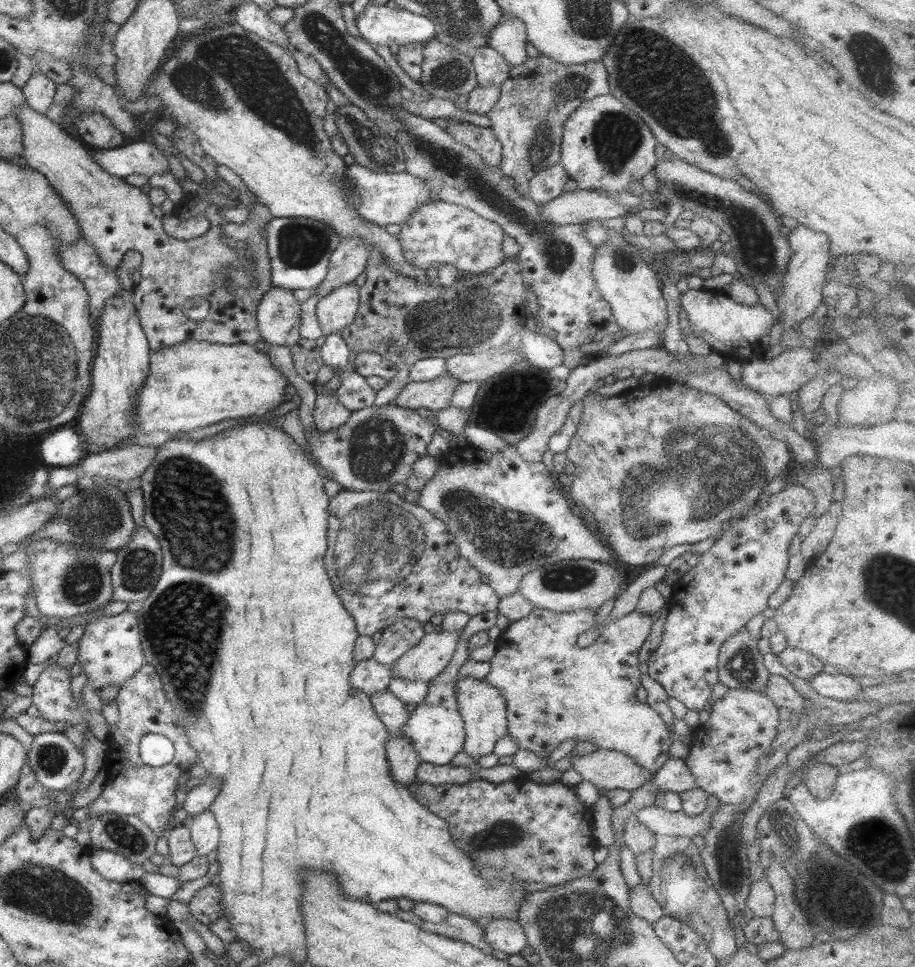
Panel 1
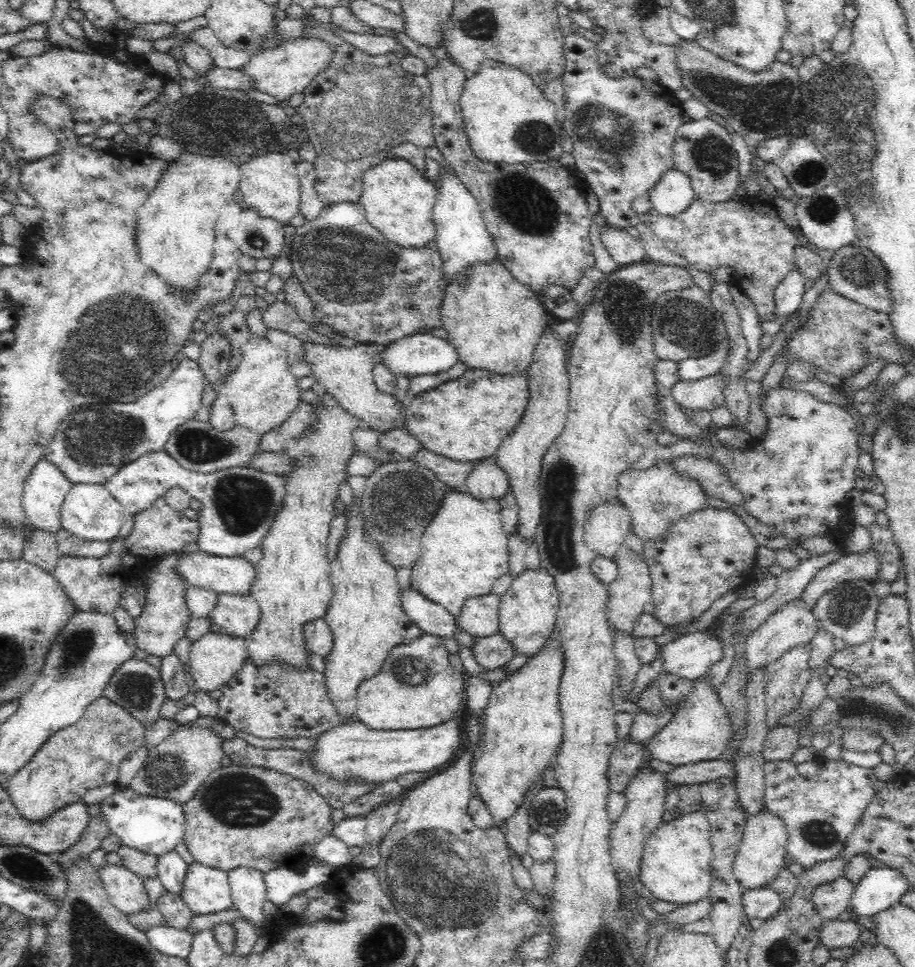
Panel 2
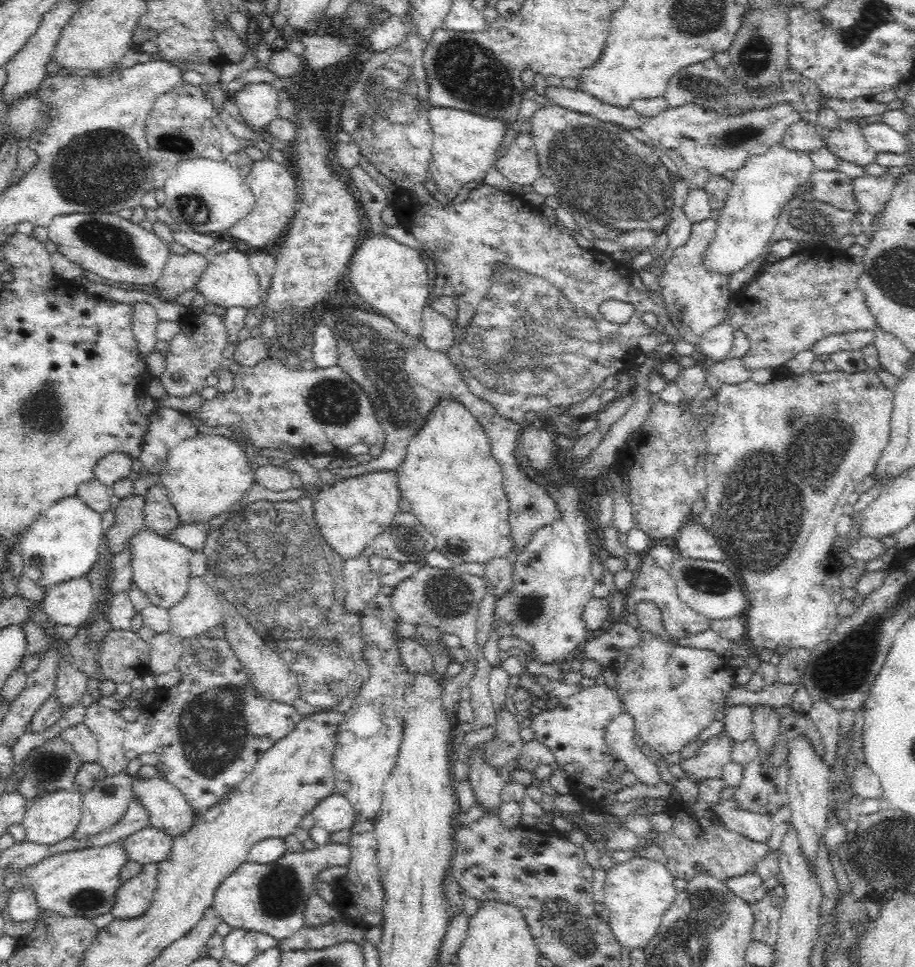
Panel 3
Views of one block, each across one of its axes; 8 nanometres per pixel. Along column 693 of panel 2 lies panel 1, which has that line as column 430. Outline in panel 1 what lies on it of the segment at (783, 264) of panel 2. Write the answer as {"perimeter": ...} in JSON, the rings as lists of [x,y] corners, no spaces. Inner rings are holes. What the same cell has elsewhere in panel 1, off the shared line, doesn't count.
{"perimeter":[[[436,200],[418,207],[410,214],[410,220],[401,225],[401,231],[396,237],[406,260],[412,266],[426,270],[432,266],[440,268],[451,264],[466,275],[481,275],[506,260],[502,252],[504,229],[469,208],[448,202]]]}

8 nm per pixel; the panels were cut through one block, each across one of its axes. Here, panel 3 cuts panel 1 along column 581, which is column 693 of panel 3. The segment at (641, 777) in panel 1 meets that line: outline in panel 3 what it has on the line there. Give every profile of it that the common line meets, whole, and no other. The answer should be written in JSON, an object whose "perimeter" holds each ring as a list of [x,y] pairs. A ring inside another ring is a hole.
{"perimeter":[[[722,731],[702,743],[693,757],[681,760],[680,767],[695,780],[718,778],[724,764],[730,761],[733,745],[726,731]]]}

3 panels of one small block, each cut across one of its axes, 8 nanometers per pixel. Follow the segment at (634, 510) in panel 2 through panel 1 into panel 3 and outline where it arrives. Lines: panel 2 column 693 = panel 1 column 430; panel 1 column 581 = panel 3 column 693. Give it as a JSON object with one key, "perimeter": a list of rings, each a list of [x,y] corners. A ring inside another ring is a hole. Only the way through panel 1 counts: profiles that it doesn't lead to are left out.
{"perimeter":[[[698,518],[686,522],[675,541],[676,554],[684,558],[720,562],[725,557],[715,536],[711,536],[710,530],[704,528]]]}

